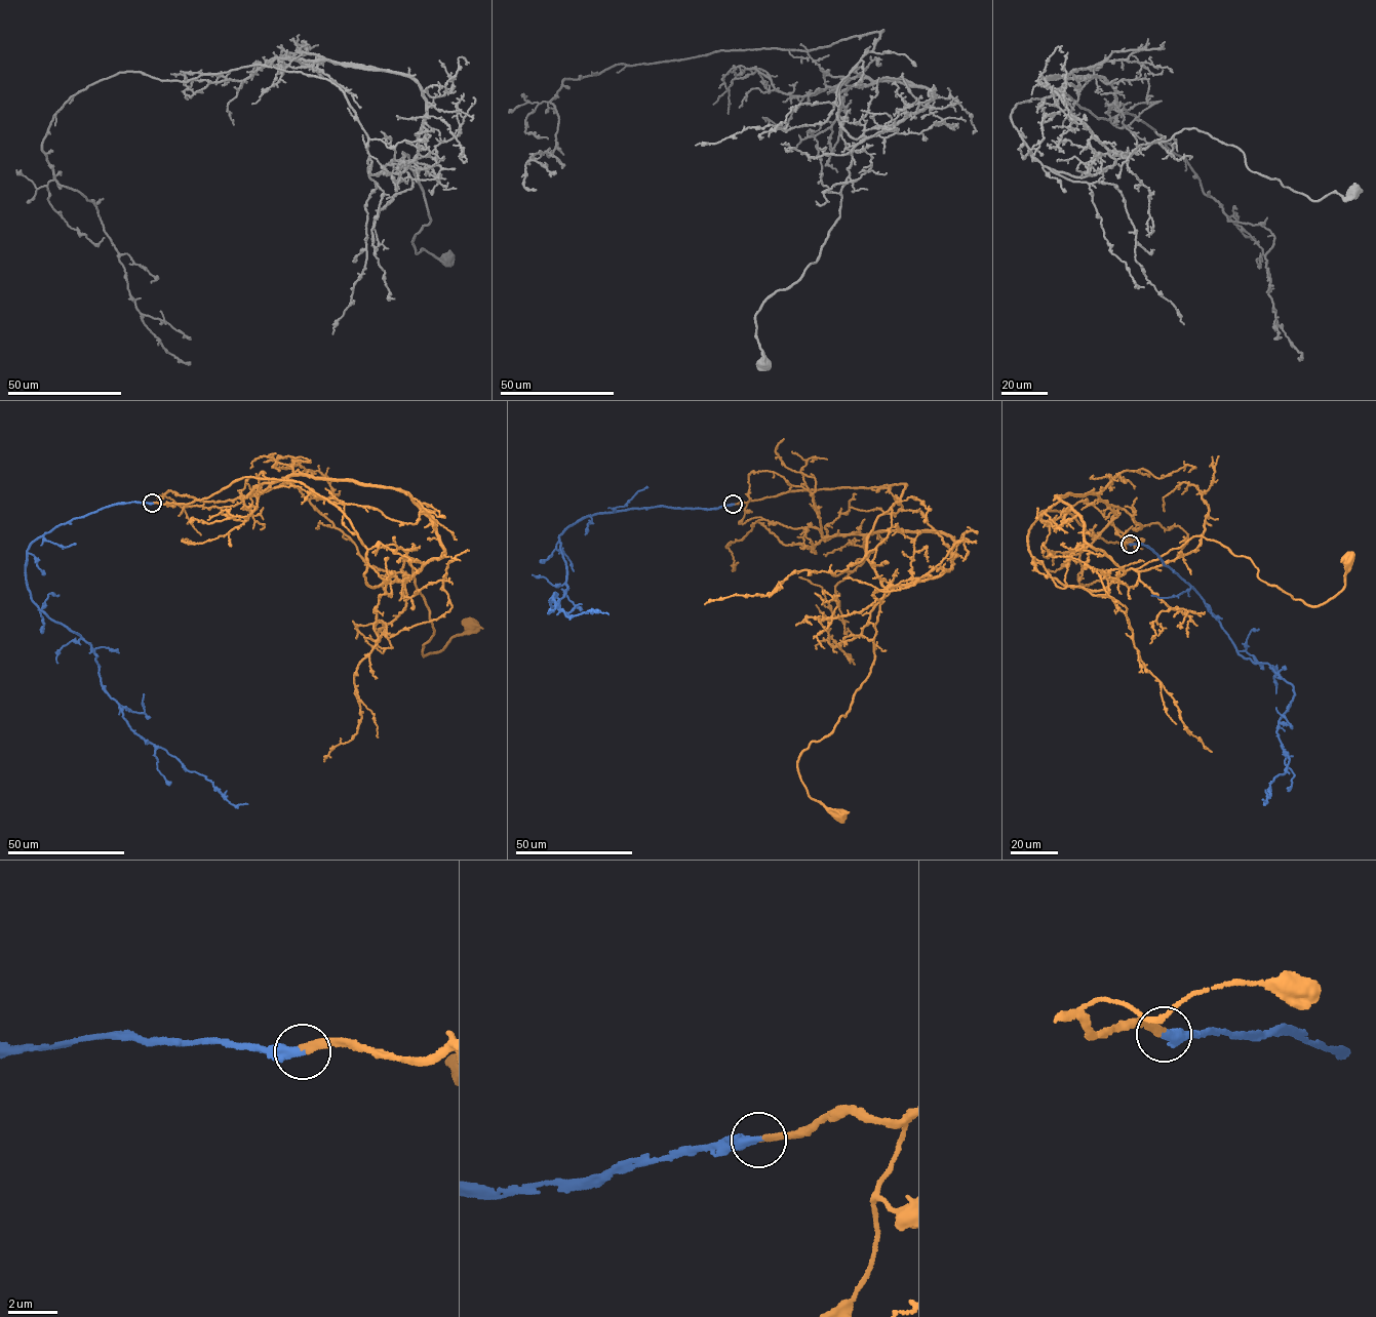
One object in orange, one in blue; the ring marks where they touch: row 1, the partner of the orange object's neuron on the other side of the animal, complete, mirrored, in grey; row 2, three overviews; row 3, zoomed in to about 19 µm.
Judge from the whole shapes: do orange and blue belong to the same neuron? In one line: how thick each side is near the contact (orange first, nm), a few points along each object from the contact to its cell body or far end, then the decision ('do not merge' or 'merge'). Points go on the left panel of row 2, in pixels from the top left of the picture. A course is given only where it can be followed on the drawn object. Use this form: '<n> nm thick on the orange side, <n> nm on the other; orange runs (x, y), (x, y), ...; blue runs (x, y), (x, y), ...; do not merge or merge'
280 nm thick on the orange side, 360 nm on the other; orange runs (152, 503), (304, 483), (350, 521), (367, 585), (408, 559), (424, 656), (474, 623); blue runs (153, 504), (111, 505), (44, 532), (27, 551), (26, 584), (90, 644), (132, 731), (247, 803); merge

